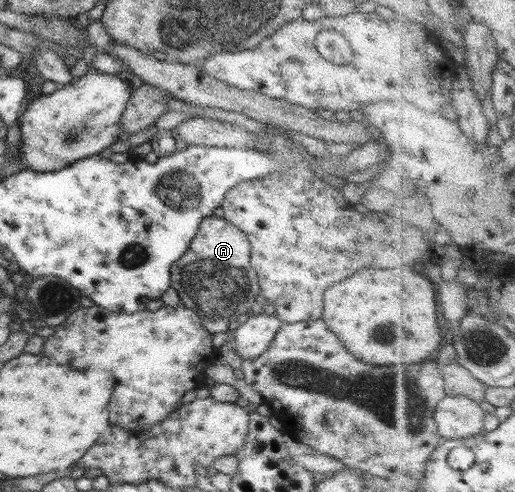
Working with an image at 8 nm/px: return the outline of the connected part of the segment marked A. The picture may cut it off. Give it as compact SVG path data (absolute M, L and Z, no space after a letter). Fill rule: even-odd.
M203 218L188 251L171 266L170 284L179 294L181 304L201 317L210 334L225 332L233 339L235 329L228 329L229 323L251 309L255 296L261 294L257 274L250 264L247 234L225 218Z

